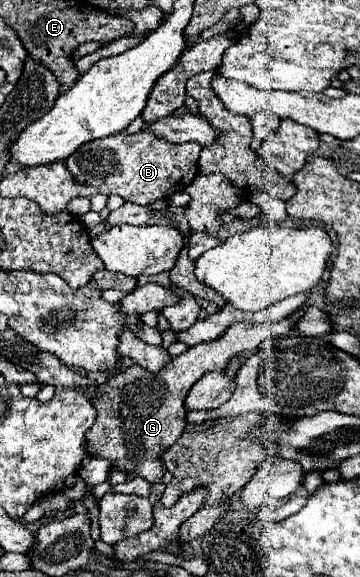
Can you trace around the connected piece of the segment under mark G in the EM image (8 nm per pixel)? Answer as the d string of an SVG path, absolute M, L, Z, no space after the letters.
M289 316L289 320L281 320L277 324L233 324L215 342L191 346L185 354L171 358L171 362L167 362L159 372L147 372L141 366L131 366L99 384L99 394L91 398L91 404L97 410L97 420L85 432L87 454L93 458L113 460L109 472L117 468L129 476L145 478L151 484L161 482L165 474L161 452L165 452L169 444L181 436L181 430L187 424L183 400L189 388L207 372L225 370L233 356L257 348L263 340L291 334L293 320L297 320L297 316Z

